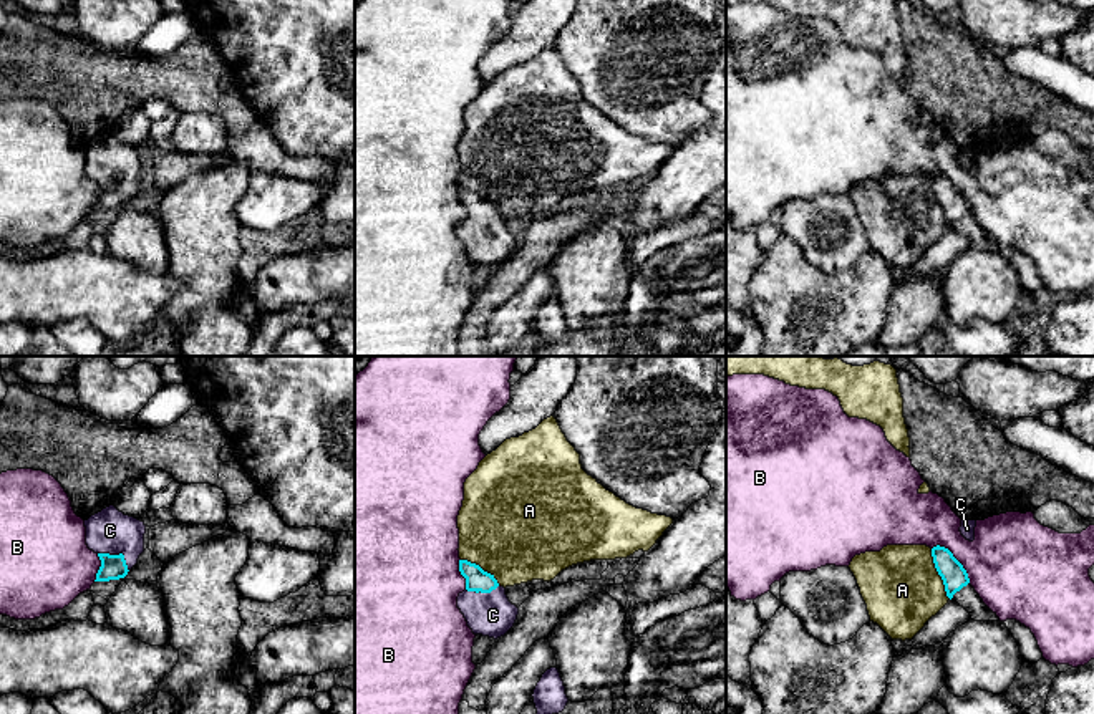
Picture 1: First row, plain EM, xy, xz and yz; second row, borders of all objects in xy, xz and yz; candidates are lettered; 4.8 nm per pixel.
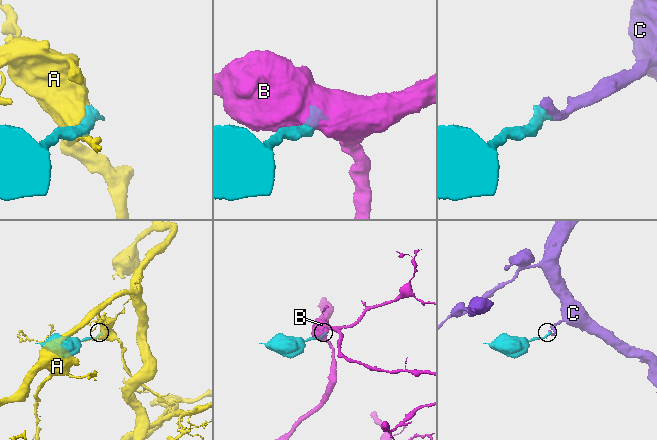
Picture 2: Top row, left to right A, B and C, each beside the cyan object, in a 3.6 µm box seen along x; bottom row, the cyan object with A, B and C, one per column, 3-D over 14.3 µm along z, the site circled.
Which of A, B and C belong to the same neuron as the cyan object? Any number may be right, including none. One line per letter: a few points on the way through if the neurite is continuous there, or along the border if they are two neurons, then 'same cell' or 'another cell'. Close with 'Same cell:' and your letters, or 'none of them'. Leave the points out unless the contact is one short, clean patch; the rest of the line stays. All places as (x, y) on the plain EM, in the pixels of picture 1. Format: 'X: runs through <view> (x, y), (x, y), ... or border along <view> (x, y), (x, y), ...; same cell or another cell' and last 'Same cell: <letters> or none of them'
A: another cell
B: another cell
C: runs through xy (113, 196), (120, 183), (118, 169), (110, 159); same cell
Same cell: C

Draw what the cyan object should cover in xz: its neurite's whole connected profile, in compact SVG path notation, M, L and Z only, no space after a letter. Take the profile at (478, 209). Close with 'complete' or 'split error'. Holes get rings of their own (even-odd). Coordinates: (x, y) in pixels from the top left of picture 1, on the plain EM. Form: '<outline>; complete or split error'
M459 189L459 200L466 207L466 219L457 225L457 237L474 263L504 265L516 252L519 237L506 224L506 217L494 204L479 194Z; split error

